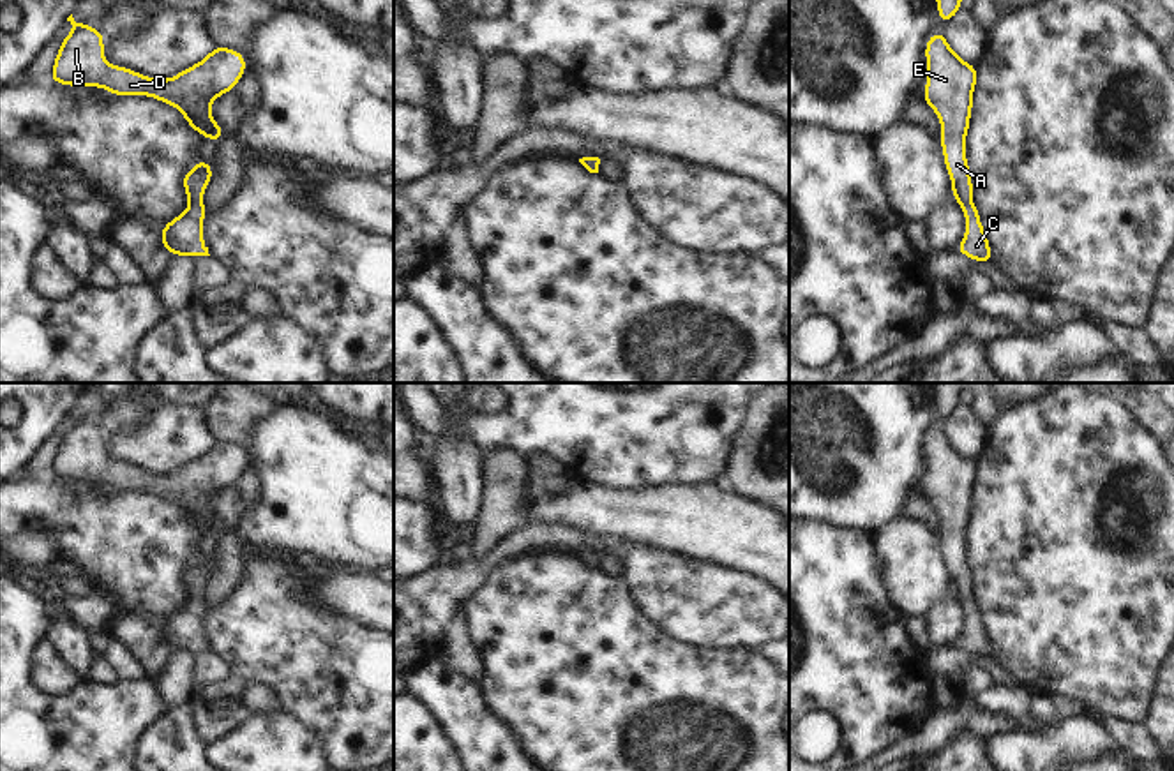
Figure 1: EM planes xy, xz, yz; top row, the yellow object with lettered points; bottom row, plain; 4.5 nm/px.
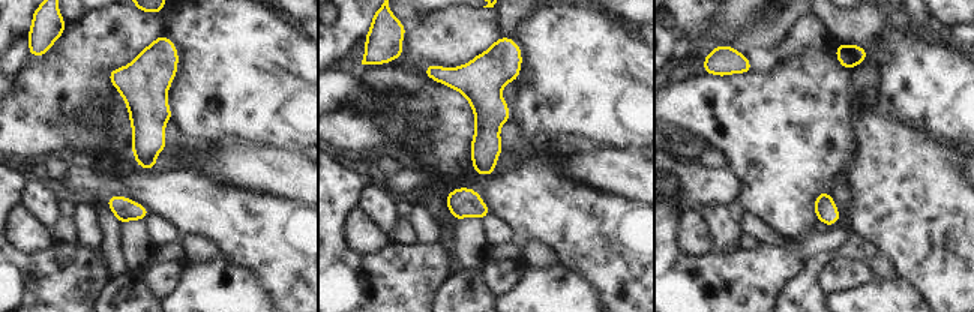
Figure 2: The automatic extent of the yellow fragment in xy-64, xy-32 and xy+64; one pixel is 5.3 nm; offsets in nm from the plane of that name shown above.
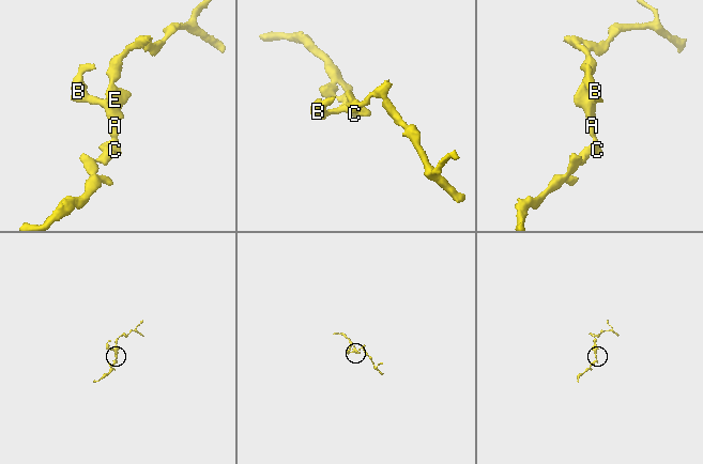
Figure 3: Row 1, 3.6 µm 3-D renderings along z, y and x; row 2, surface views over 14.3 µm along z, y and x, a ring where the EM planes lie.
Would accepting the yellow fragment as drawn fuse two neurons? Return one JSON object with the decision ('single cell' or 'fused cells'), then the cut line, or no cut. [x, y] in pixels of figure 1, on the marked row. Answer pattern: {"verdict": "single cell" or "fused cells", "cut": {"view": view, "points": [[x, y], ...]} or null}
{"verdict": "single cell", "cut": null}

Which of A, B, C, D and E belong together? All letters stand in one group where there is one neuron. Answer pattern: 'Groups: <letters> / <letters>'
Groups: A B C D E.

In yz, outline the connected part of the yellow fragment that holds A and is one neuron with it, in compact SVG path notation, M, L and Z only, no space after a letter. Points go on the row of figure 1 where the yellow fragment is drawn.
M934 32L925 42L927 85L923 102L941 124L941 152L952 180L952 198L962 206L966 233L955 252L983 265L992 263L987 233L973 199L973 178L966 159L966 136L973 113L976 65L962 60L948 44L943 32Z

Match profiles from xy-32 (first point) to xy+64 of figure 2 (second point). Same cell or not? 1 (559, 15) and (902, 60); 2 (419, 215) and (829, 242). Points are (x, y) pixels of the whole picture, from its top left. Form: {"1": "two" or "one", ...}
{"1": "one", "2": "one"}

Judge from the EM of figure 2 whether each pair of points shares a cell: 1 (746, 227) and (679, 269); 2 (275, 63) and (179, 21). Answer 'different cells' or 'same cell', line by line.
1: different cells
2: same cell

